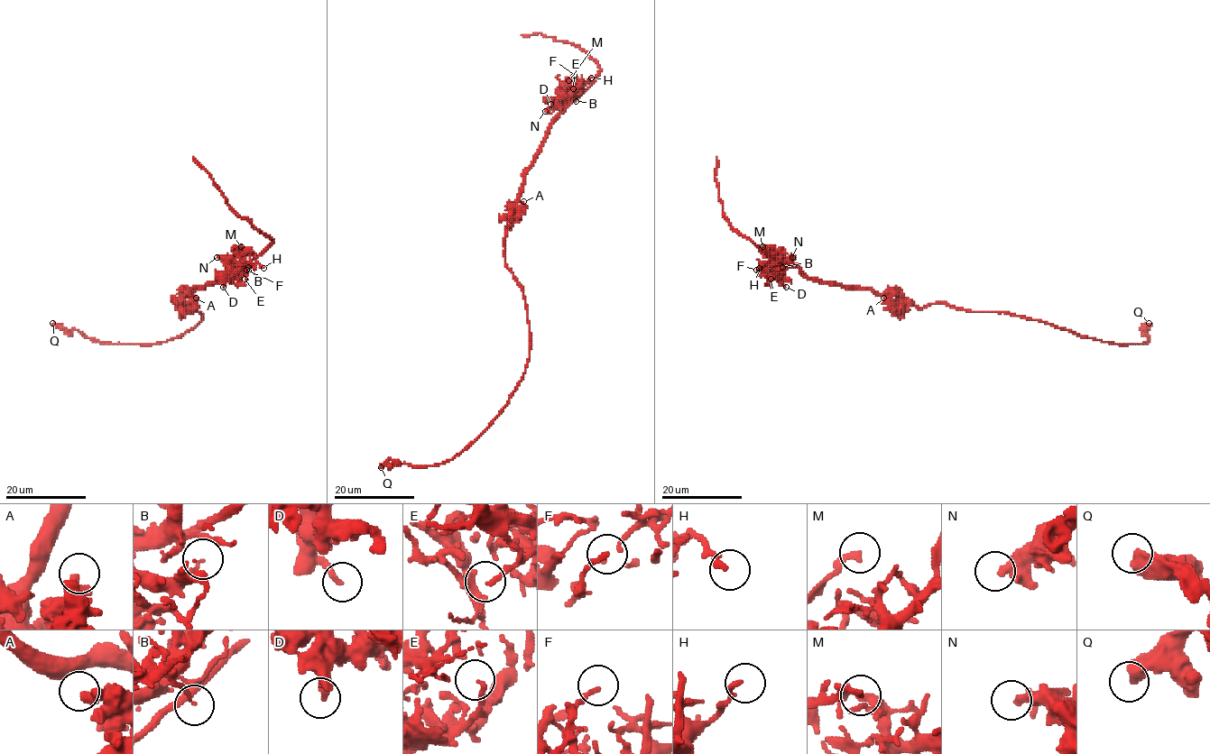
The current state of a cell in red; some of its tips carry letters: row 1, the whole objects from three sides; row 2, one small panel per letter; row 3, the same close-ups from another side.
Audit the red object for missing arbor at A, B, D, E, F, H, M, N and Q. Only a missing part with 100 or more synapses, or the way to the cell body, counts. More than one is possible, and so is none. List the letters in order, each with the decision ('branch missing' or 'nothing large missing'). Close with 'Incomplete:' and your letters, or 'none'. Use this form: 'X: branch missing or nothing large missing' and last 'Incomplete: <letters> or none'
A: nothing large missing
B: nothing large missing
D: nothing large missing
E: nothing large missing
F: nothing large missing
H: nothing large missing
M: nothing large missing
N: nothing large missing
Q: nothing large missing
Incomplete: none

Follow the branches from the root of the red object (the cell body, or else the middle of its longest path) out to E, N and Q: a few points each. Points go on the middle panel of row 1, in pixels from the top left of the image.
E: (504, 241), (523, 172), (573, 88)
N: (504, 241), (510, 220), (514, 215), (523, 172), (561, 106), (554, 104), (545, 111)
Q: (504, 241), (530, 328), (521, 381), (451, 459), (428, 466), (389, 459), (381, 467)

